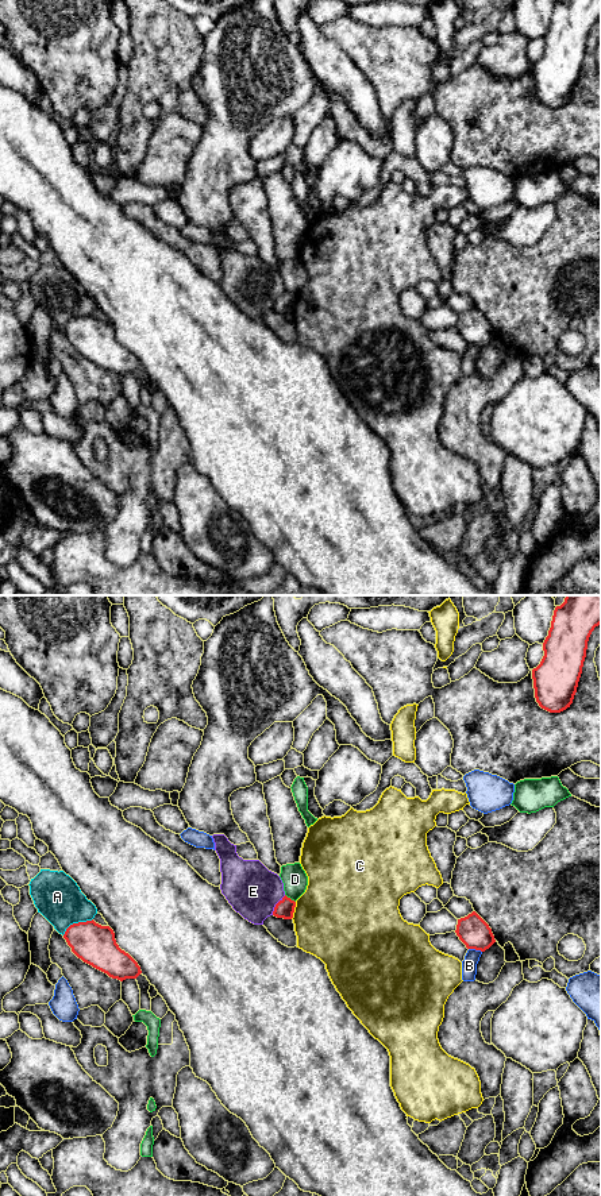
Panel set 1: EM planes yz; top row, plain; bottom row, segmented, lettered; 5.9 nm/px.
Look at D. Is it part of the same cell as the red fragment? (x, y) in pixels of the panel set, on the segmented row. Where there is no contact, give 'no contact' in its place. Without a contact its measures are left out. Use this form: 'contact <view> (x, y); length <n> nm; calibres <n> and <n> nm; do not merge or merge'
contact yz (289, 898); length 80 nm; calibres 110 and 150 nm; do not merge

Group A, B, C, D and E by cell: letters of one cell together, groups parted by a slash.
A / B / C / D / E

